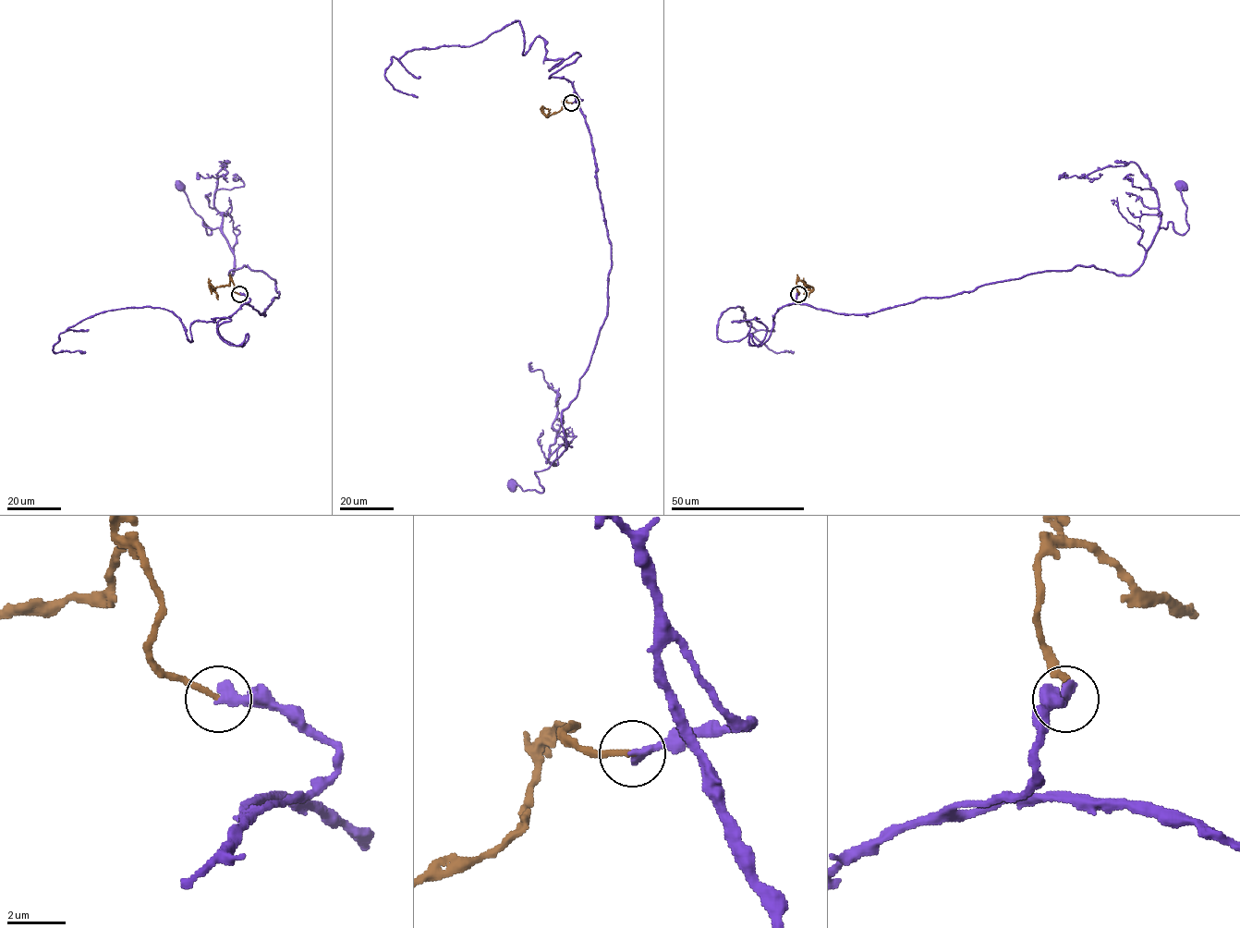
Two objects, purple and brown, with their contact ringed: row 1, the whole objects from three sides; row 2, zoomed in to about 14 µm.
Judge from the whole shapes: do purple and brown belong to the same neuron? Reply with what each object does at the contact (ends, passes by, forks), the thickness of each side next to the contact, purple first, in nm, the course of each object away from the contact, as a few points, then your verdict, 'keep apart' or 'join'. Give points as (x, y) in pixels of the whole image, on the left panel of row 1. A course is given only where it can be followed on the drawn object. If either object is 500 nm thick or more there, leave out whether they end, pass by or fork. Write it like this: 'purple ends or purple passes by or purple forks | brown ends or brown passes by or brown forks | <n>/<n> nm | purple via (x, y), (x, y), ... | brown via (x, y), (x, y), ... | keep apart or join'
purple ends | brown ends | 360/190 nm | purple via (239, 295), (261, 314), (279, 294), (261, 271), (229, 275), (224, 234), (202, 222), (208, 234), (180, 187) | brown via (239, 294), (233, 290), (231, 280), (228, 285), (212, 290), (210, 284), (215, 290) | keep apart

